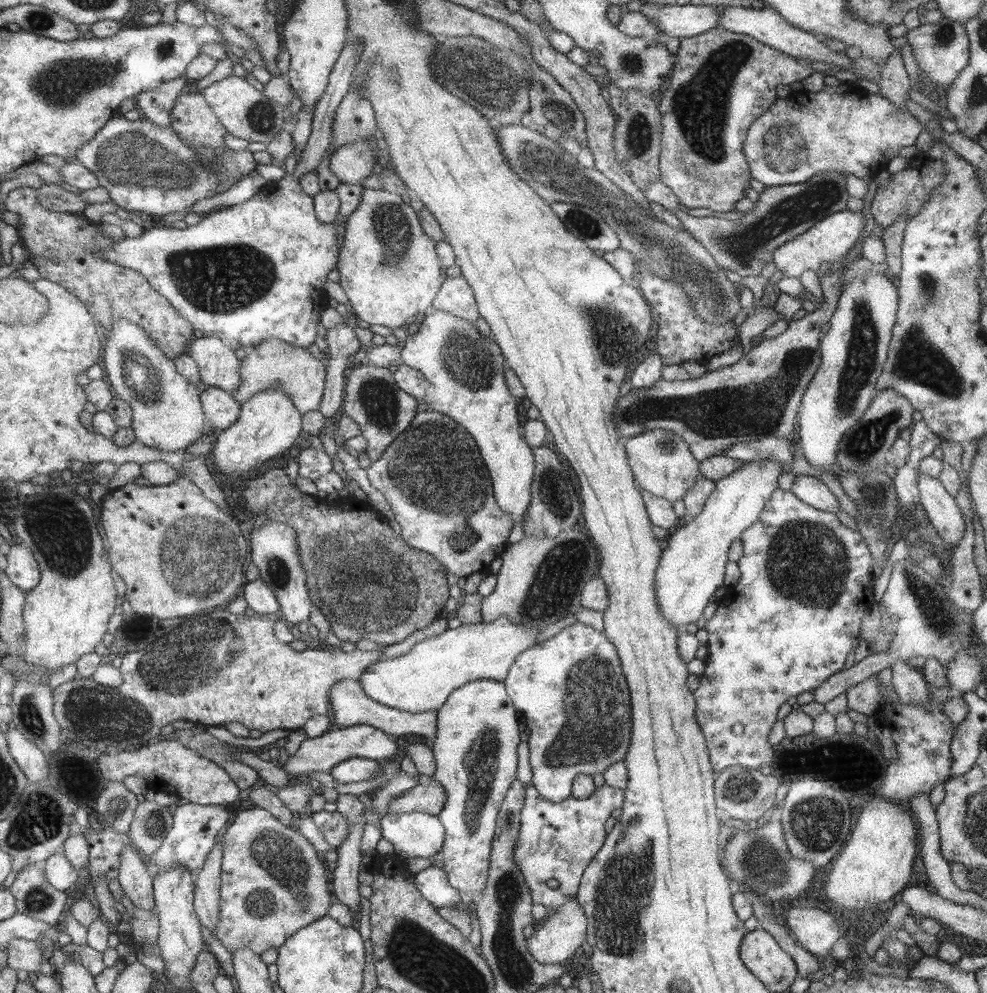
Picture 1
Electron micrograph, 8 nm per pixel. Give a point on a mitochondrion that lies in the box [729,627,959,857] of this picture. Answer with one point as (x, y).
(818, 821)

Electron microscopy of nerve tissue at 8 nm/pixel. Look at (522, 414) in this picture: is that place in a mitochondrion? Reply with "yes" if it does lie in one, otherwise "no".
no

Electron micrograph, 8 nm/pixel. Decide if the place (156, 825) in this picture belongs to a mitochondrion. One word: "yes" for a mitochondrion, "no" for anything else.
yes

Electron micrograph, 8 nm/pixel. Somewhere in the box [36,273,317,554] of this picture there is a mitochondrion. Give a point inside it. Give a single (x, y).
(149, 393)

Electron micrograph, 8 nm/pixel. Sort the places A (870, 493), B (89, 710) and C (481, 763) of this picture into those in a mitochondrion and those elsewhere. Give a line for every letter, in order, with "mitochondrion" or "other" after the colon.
A: mitochondrion
B: mitochondrion
C: mitochondrion

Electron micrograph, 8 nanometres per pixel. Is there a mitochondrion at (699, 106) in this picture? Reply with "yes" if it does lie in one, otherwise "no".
yes

